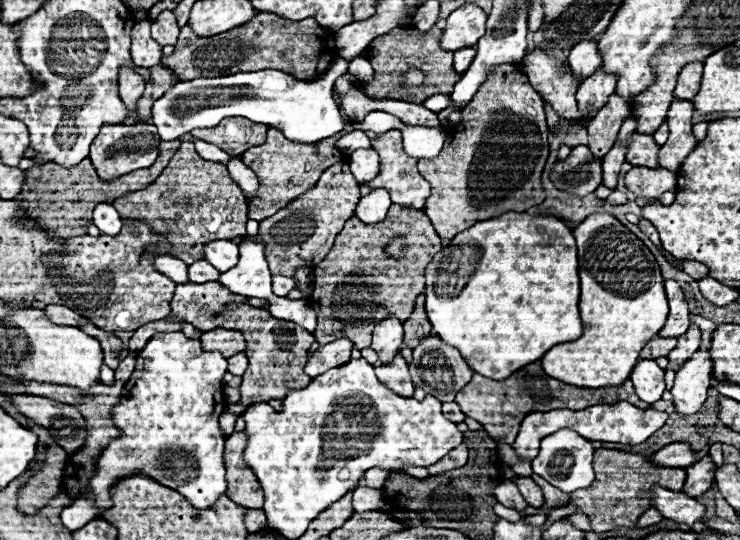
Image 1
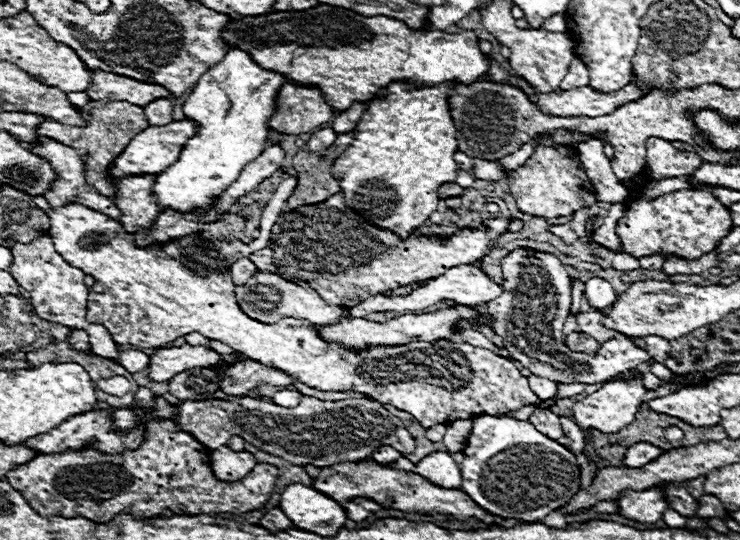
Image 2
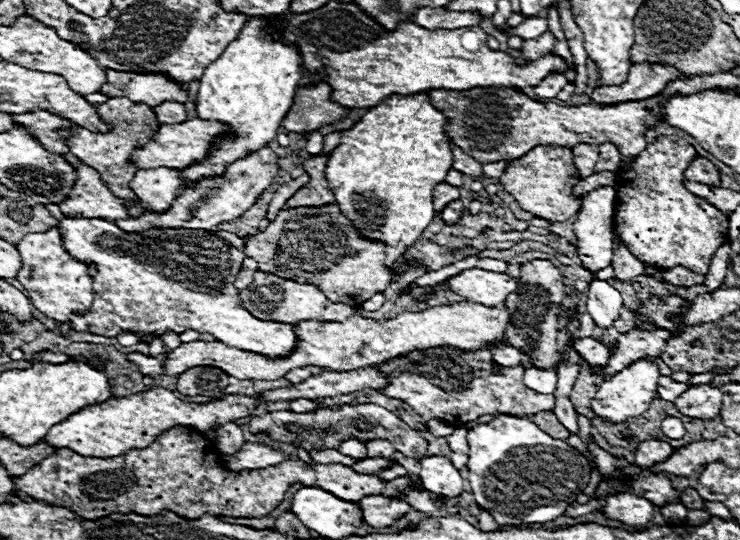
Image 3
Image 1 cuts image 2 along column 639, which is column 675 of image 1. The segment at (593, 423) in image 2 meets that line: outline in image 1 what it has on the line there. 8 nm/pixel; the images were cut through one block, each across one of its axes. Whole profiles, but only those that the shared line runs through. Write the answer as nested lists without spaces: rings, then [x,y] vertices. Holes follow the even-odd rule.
[[[698,350],[684,366],[676,372],[676,382],[672,386],[674,408],[680,418],[696,414],[708,398],[712,374],[712,360],[708,350]]]

